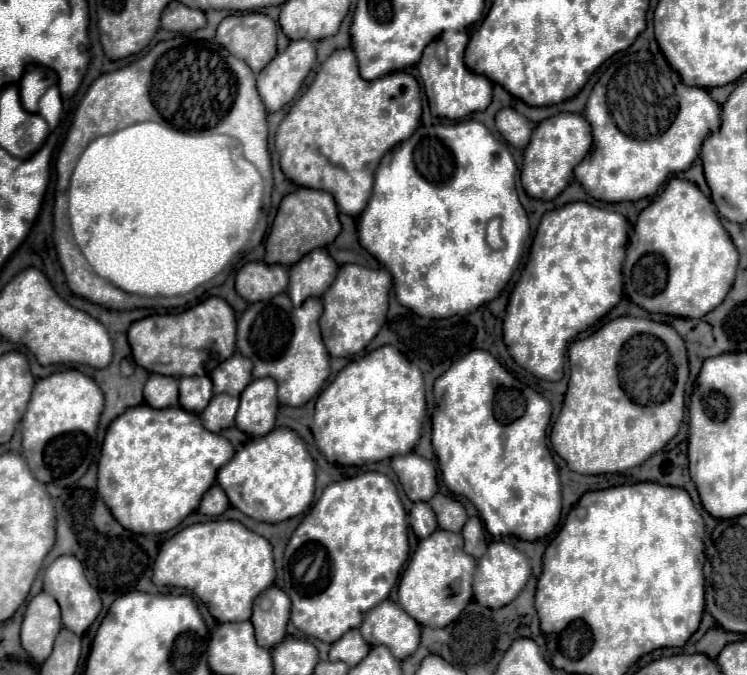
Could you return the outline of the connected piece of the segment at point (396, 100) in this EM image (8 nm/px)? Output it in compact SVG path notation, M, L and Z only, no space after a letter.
M352 48L334 50L334 52L326 58L326 62L320 66L320 70L318 70L314 82L308 86L308 90L294 102L294 106L290 108L290 112L286 114L286 118L282 120L282 124L280 124L278 132L276 132L276 150L278 150L278 154L280 154L282 172L284 172L294 184L298 184L298 186L306 186L306 188L316 188L316 190L330 192L330 194L334 196L334 200L336 200L336 204L338 204L338 210L340 210L342 214L358 216L358 214L364 210L364 206L366 206L366 202L368 202L368 198L370 198L370 192L372 192L372 174L374 174L374 170L376 170L380 158L382 158L394 144L398 144L398 142L402 142L402 140L406 140L408 136L412 136L412 132L418 128L418 122L420 122L420 116L422 116L421 97L421 87L418 86L418 82L416 82L414 76L410 76L410 74L406 74L406 72L392 72L392 74L386 74L386 76L382 76L382 78L378 78L378 80L368 82L368 80L364 80L364 78L358 74L358 64L356 64L356 56L354 56Z

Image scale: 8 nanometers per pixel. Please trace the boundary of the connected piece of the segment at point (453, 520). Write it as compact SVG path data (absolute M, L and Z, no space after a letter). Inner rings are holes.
M436 494L430 502L428 502L436 514L436 520L438 520L438 526L442 530L448 530L448 532L460 532L464 522L466 522L466 510L464 506L450 498L450 496L444 496L444 494Z

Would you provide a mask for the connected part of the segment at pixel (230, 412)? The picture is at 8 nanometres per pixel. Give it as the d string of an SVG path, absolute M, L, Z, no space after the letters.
M216 394L208 408L204 408L204 412L200 414L204 428L208 428L210 432L222 432L230 426L234 426L234 416L238 410L238 398L228 396L228 394Z

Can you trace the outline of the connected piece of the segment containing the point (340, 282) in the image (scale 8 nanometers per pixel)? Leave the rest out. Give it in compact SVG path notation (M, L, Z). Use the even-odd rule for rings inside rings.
M344 264L332 288L322 296L324 314L320 316L320 330L326 350L331 357L346 358L362 352L370 340L378 334L388 312L388 292L392 276L388 270L372 270L358 264Z

